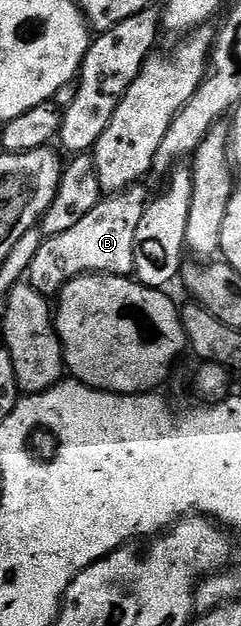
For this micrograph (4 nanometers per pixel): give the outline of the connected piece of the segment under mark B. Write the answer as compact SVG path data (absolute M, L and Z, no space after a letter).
M134 184L128 189L121 191L119 194L110 194L102 197L99 204L95 204L95 208L91 208L91 212L87 212L87 216L83 216L83 220L79 220L79 224L75 224L71 228L67 228L67 232L59 232L58 234L48 235L42 241L39 252L35 252L35 260L31 260L29 265L29 273L27 275L27 281L30 286L34 286L43 295L56 296L60 294L62 288L65 287L68 282L73 278L78 278L81 274L120 274L122 276L129 276L133 274L133 261L135 260L135 232L139 228L139 220L143 220L143 212L147 205L147 197L145 198L144 185Z

